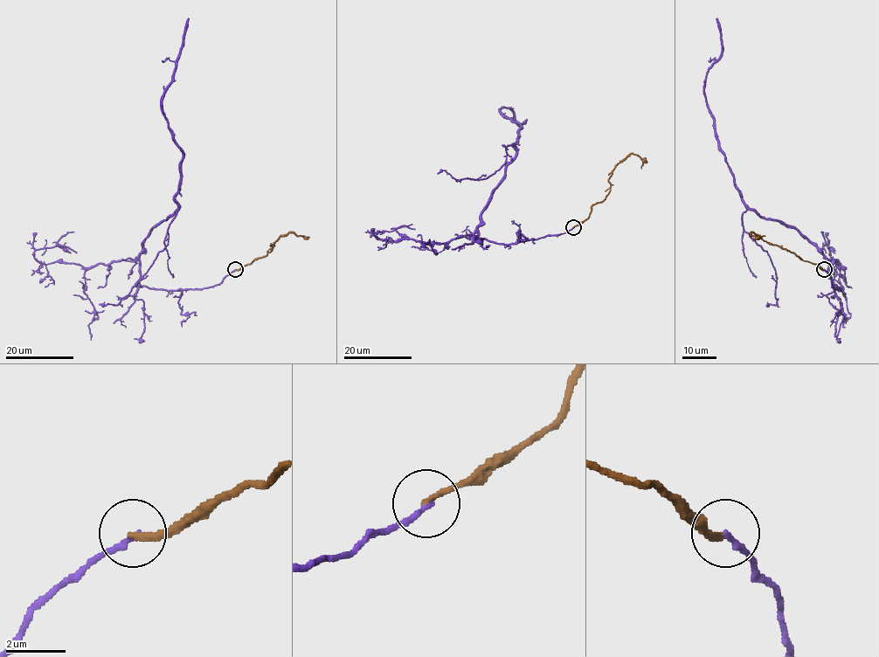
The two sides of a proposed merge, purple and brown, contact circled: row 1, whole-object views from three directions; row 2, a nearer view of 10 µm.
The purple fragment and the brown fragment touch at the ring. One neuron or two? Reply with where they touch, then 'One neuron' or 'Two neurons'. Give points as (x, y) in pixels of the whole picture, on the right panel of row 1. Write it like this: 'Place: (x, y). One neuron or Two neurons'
Place: (824, 269). Two neurons

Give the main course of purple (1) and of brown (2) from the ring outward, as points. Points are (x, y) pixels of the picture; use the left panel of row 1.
1: (235, 269), (203, 289), (139, 284), (142, 241), (178, 205), (182, 151), (162, 100), (188, 17)
2: (235, 269), (263, 257), (280, 236), (293, 232), (302, 236)

